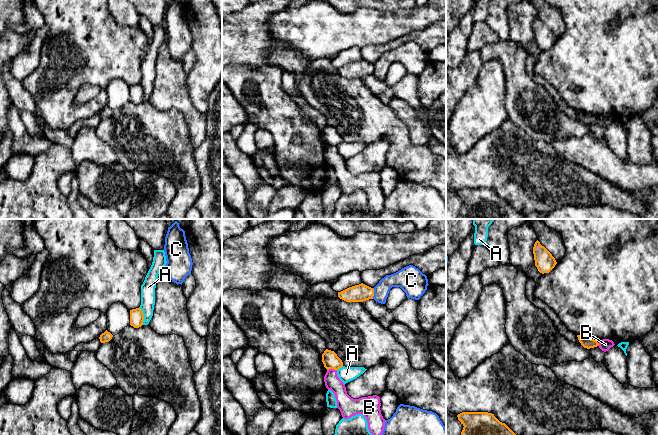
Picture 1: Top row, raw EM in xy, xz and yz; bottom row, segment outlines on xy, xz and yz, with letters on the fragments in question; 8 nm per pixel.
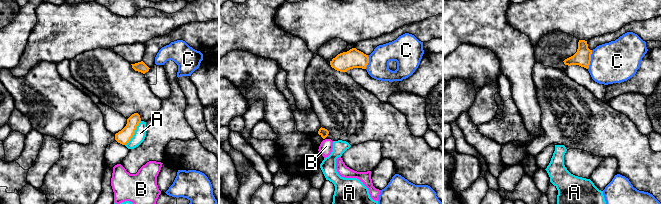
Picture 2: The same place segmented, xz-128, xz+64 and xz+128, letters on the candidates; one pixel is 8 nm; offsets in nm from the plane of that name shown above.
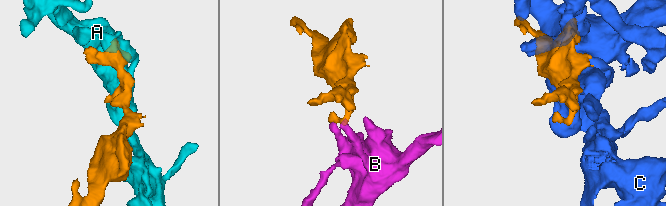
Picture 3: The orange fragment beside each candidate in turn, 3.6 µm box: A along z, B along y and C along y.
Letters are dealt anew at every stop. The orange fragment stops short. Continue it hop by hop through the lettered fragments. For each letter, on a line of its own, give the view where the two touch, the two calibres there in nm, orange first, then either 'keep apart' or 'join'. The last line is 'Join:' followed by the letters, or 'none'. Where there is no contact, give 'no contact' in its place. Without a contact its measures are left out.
A: xy | 110/110 nm | keep apart
B: xz | 130/130 nm | keep apart
C: xz | 140/130 nm | keep apart
Join: none

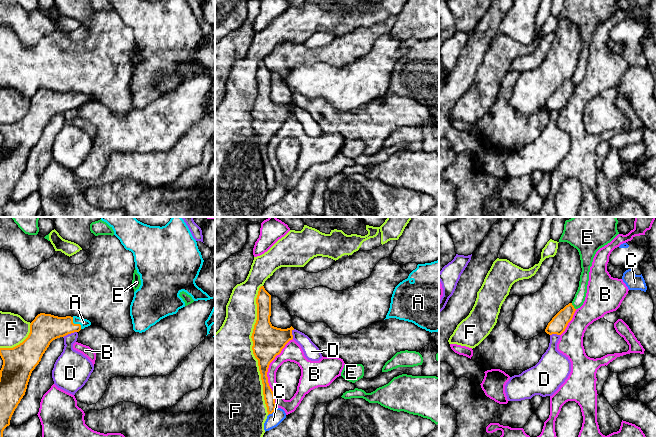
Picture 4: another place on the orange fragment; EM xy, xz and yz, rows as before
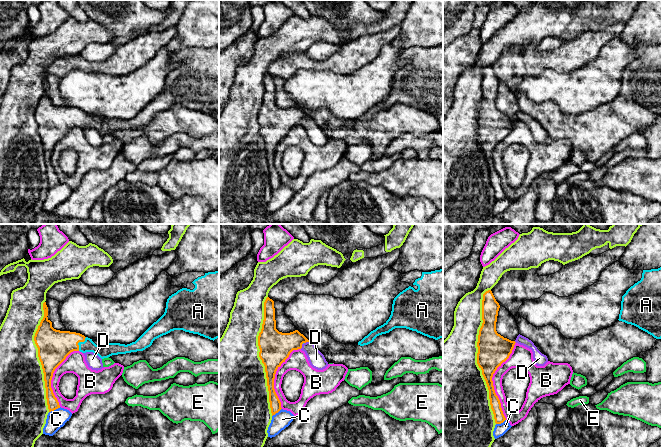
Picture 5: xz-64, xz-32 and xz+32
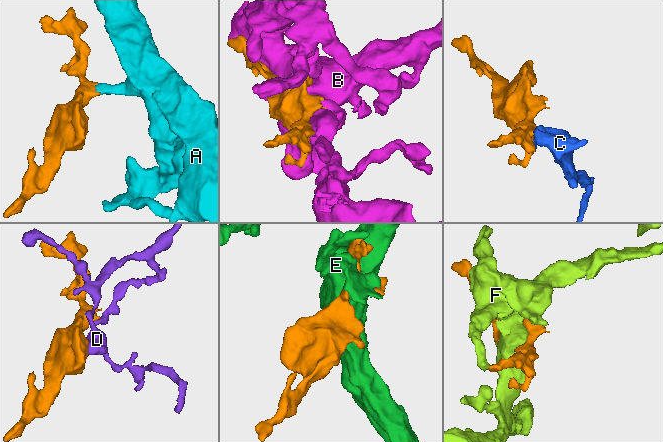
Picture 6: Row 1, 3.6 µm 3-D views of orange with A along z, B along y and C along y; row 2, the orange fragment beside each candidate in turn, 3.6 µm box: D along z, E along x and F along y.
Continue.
A: xy | 220/70 nm | join
B: xz | 260/150 nm | keep apart
C: xz | 90/110 nm | keep apart
D: xy | 240/240 nm | keep apart
E: yz | 140/90 nm | keep apart
F: xz | 260/480 nm | keep apart
Join: A

